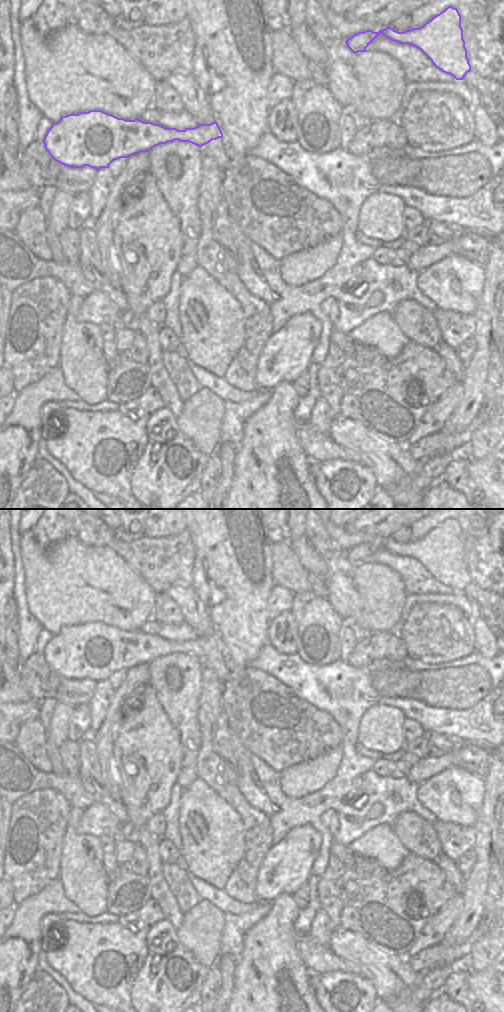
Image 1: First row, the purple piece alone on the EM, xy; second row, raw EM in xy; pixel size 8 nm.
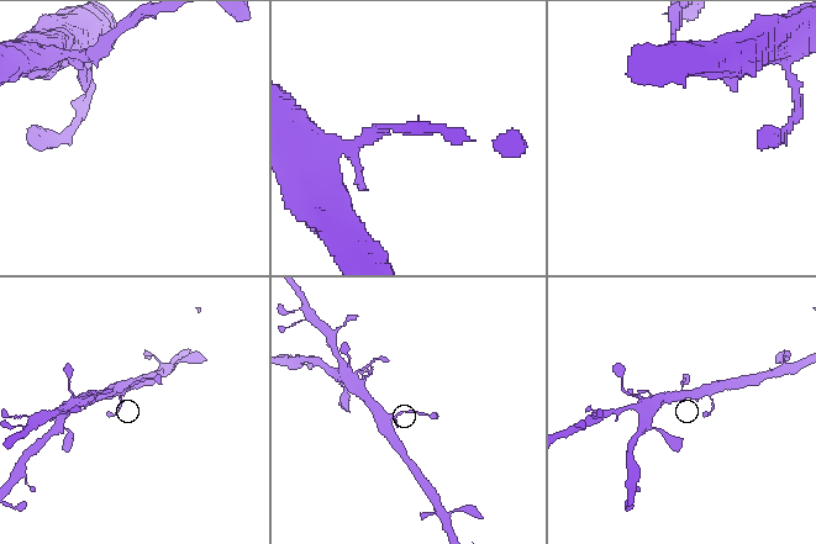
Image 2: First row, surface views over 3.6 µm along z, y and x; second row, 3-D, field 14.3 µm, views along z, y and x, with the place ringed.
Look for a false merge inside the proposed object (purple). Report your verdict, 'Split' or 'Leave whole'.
Split.

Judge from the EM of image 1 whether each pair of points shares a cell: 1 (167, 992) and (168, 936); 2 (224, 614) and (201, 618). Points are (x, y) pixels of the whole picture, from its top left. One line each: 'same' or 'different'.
1: same
2: different

